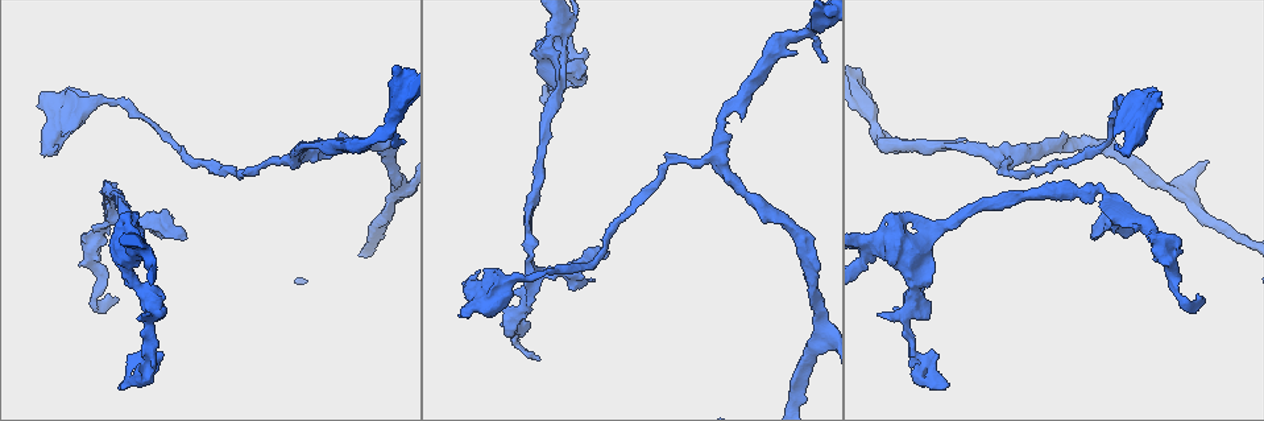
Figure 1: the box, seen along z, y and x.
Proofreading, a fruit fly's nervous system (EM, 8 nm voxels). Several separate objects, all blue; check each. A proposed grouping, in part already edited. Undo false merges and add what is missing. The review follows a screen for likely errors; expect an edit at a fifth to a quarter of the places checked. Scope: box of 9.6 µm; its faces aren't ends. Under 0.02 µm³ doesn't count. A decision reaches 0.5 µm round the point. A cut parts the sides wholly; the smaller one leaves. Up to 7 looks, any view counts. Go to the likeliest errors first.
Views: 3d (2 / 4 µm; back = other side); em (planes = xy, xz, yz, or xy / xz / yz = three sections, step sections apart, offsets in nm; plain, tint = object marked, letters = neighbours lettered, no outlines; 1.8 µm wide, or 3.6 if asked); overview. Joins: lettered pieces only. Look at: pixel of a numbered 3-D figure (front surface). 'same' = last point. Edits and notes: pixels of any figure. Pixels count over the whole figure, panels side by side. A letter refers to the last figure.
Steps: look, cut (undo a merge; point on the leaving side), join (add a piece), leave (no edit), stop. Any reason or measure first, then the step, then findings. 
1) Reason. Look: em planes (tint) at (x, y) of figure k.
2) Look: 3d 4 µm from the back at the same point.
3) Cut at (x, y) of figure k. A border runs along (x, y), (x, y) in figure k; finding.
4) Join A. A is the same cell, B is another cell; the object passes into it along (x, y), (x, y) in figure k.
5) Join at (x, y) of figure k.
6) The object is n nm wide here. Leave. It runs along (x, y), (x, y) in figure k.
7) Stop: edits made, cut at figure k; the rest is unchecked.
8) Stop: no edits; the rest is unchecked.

Narrows sharply. Look: 3d 2 µm at (111, 203) of figure 1.

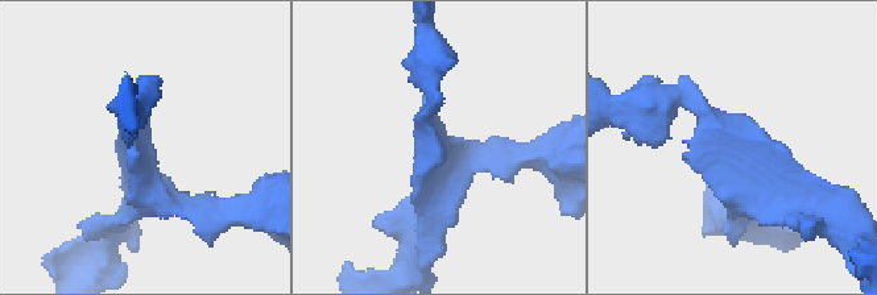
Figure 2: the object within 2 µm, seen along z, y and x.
Now the EM. Look: em planes (letters) at (742, 147) of figure 2.

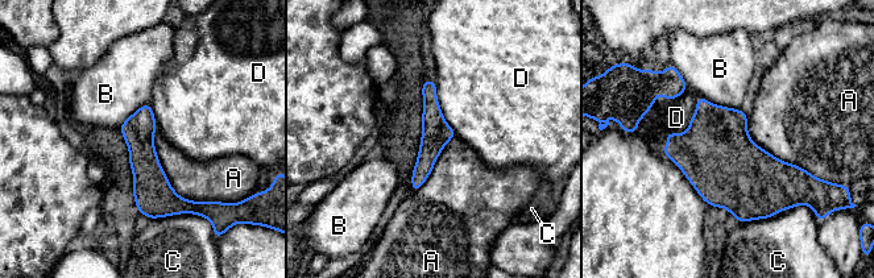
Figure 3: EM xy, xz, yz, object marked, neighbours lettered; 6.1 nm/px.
The object is 180 nm wide here; the longest contact is with A, 550 nm. Leave. A, B, C and D are other cells; one neuron here.

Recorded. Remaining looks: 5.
Abrupt turn. Look: 3d 4 µm at (560, 30) of figure 1.

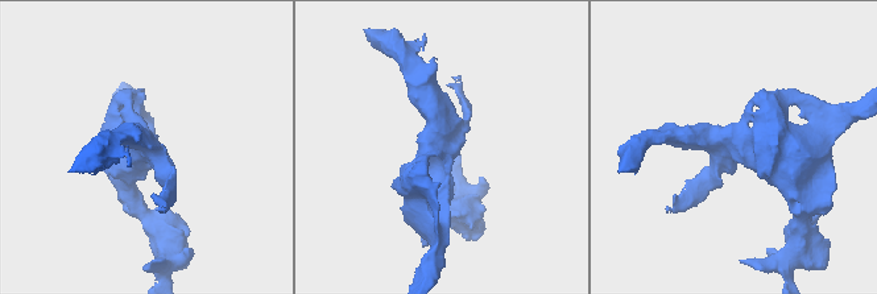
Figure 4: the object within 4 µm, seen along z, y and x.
Look: em 3.6 µm planes (plain) at (147, 150) of figure 4.

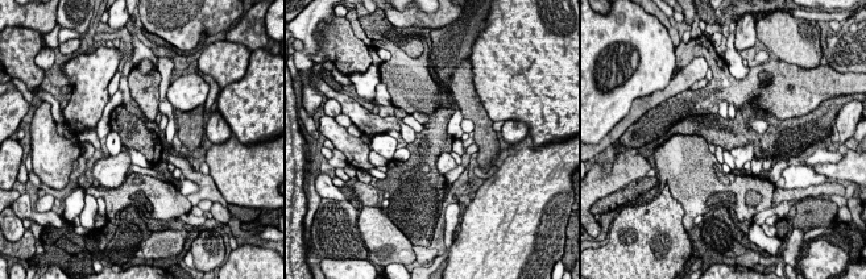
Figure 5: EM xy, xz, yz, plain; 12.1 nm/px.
Look: em 3.6 µm planes (letters) at the same point.

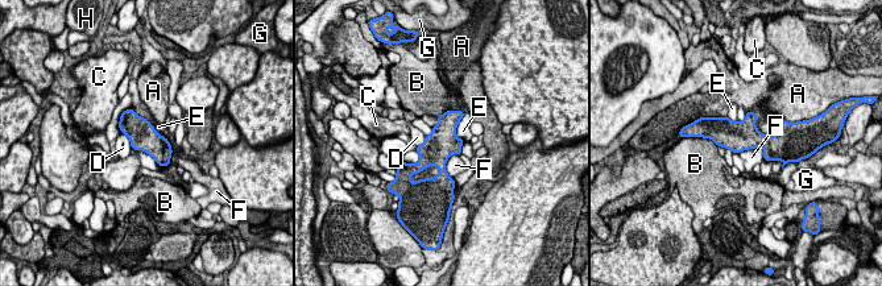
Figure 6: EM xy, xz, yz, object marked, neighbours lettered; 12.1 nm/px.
The longest contact is with E, 360 nm. Leave. A, B, C, D, E, F, G and H are other cells; a border runs along (764, 148), (749, 148), (738, 153) in figure 6; all the same neuron.

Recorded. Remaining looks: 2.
Branch stops here. Look: em xz step 8 (tint) at (539, 360) of figure 1.

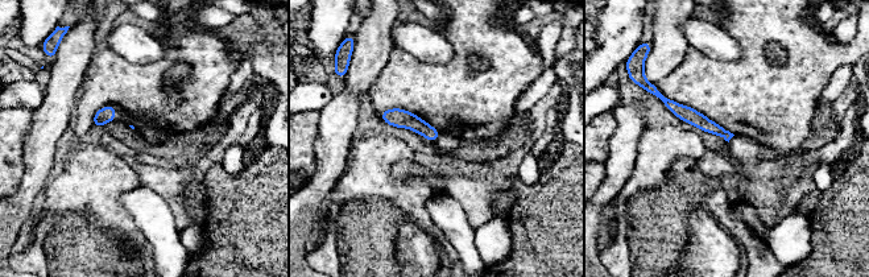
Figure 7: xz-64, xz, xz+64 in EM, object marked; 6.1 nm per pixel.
Another direction. Look: em planes (letters) at the same point.

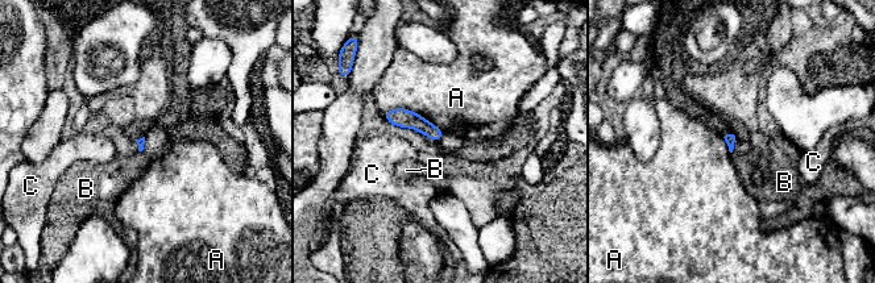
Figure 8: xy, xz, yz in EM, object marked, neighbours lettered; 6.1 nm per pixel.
Leave. A, B and C are other cells; no lettered piece goes on from it.

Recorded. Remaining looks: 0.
Stop: no edits; the rest is unchecked.

